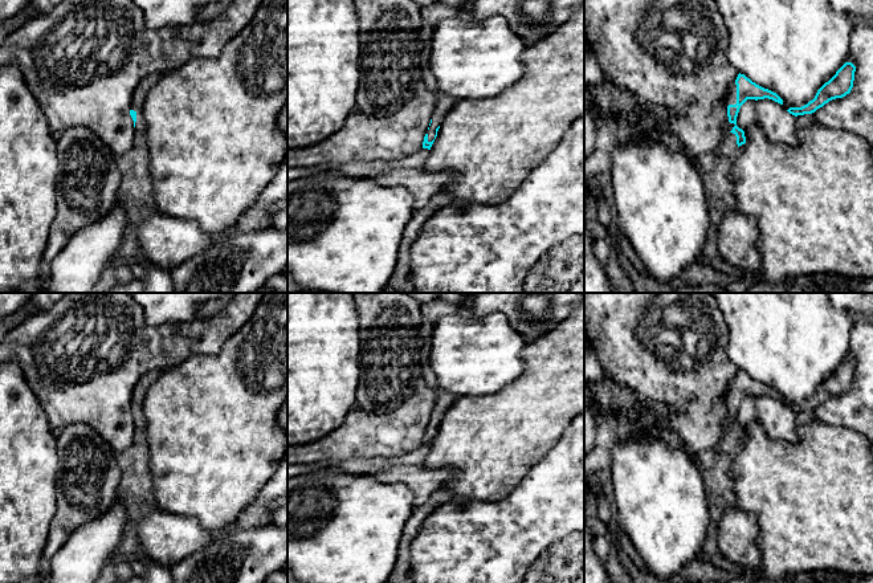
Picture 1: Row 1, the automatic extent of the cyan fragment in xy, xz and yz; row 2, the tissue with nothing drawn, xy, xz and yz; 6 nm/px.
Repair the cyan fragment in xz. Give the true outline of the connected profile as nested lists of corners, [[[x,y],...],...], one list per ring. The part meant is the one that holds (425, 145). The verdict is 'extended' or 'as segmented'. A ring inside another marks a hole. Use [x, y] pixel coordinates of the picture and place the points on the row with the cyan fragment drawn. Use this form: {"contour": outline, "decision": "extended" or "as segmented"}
{"contour": [[[436,91],[436,107],[428,127],[428,131],[424,136],[424,142],[423,142],[423,148],[428,148],[431,150],[436,136],[437,136],[437,131],[440,129],[440,125],[442,123],[444,118],[446,117],[446,114],[454,107],[454,105],[458,102],[456,98],[442,93],[442,91]]], "decision": "extended"}

